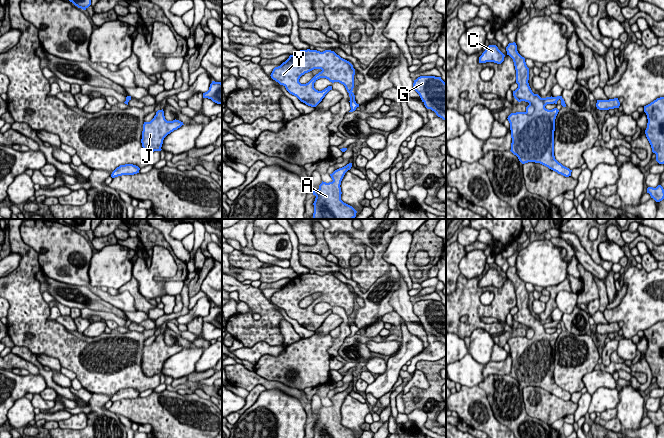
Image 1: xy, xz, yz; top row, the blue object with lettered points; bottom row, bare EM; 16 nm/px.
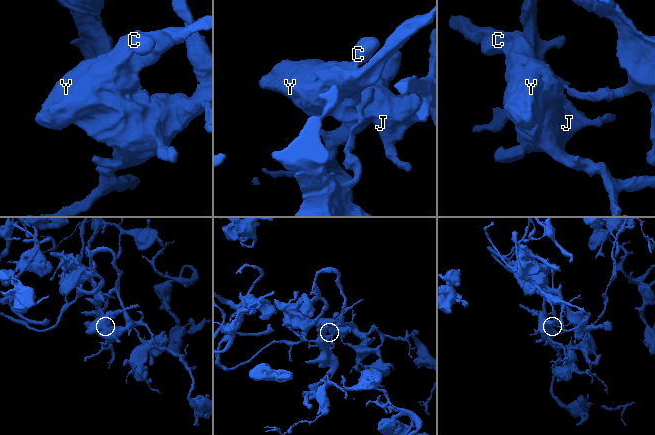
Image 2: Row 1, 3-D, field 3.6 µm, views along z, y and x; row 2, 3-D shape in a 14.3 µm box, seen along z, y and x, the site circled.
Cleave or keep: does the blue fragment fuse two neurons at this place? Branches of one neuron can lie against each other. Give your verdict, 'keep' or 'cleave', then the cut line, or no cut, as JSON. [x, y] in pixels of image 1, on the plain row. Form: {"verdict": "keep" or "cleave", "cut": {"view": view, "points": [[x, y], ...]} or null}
{"verdict": "cleave", "cut": {"view": "xy", "points": [[126, 321], [130, 323]]}}

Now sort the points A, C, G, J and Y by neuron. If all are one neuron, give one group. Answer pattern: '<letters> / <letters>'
A / C G J Y

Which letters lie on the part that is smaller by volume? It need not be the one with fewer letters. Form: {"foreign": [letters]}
{"foreign": ["A"]}

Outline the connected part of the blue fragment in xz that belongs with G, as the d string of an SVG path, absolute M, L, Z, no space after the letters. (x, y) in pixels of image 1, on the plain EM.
M420 300L413 307L427 333L446 345L446 307L441 301Z

